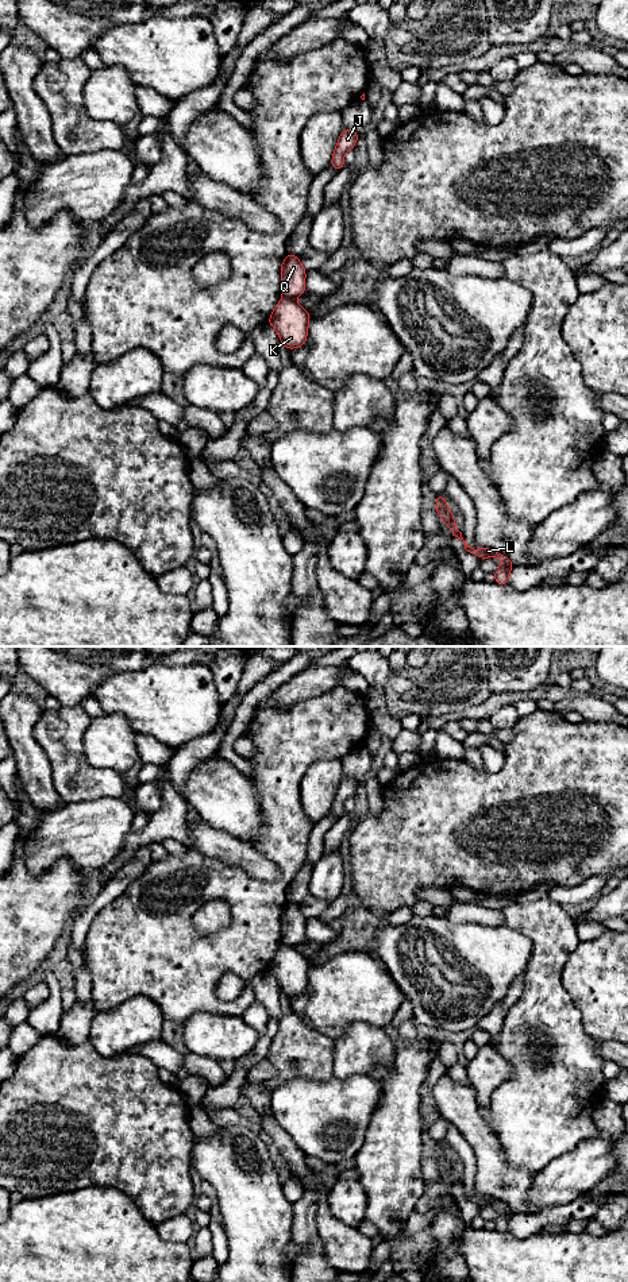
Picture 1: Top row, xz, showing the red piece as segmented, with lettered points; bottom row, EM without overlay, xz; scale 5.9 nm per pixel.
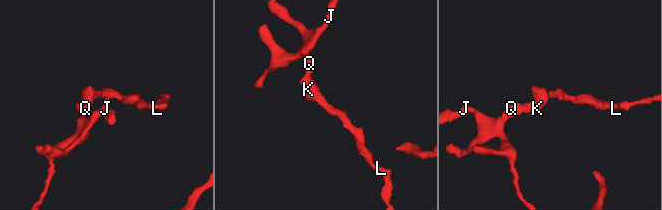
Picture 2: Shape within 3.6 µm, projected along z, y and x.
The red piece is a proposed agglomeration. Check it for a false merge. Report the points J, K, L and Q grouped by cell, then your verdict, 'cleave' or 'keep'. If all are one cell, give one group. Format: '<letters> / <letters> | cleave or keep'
J Q / K L | cleave

